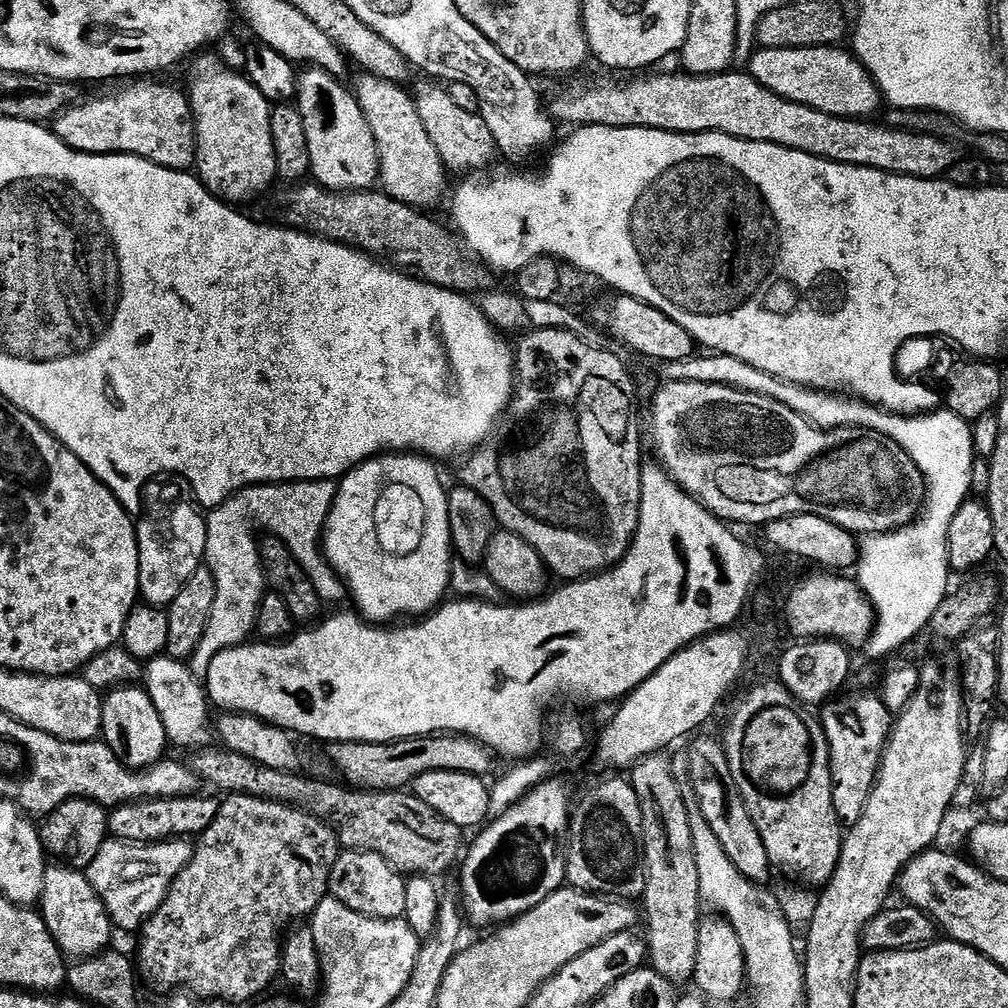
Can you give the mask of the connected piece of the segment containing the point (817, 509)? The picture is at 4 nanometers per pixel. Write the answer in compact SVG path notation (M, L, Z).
M674 381L665 383L656 392L652 400L652 440L656 443L656 456L664 463L666 471L672 475L671 483L688 495L699 500L704 507L725 522L736 524L757 524L763 526L771 520L777 520L790 514L819 514L830 522L842 526L853 534L883 534L911 524L918 515L922 497L925 495L924 477L916 468L913 457L906 455L889 436L879 436L868 428L815 428L806 418L794 414L790 406L782 406L782 402L774 398L759 396L758 393L744 392L726 385L703 384L702 382Z

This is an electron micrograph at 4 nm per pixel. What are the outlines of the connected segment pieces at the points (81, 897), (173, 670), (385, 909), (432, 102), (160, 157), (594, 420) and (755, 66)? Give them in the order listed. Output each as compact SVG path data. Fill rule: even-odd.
M67 866L45 867L44 885L38 901L38 911L65 957L85 960L97 956L109 947L114 933L112 919L94 886L85 873Z
M167 654L155 656L143 665L142 684L154 702L154 710L158 710L158 718L162 718L162 726L166 726L169 745L201 750L213 743L214 724L211 719L208 721L210 701L205 685L196 679L185 661L175 660Z
M341 851L332 867L328 890L332 897L350 910L370 918L399 920L406 910L405 877L395 872L386 858L373 852Z
M424 78L424 81L414 88L414 99L418 118L422 118L422 126L426 126L426 134L430 134L430 142L434 142L434 150L438 150L449 173L464 172L467 168L484 170L480 168L486 167L495 156L498 156L496 139L494 134L490 134L490 126L486 126L486 122L479 114L458 107L449 98L447 87Z
M136 78L125 83L128 85L117 92L69 104L54 121L57 138L75 152L85 152L91 156L137 156L175 172L189 171L196 163L196 119L192 117L192 103L181 89L179 92L168 84L155 84L152 80L155 79Z
M566 329L528 330L528 333L521 338L520 345L515 345L514 348L512 400L488 439L467 457L469 460L460 468L459 483L463 487L482 494L482 498L486 498L486 502L494 510L497 525L503 531L518 534L518 538L534 546L534 550L542 558L549 573L553 577L561 576L561 581L564 582L575 582L595 576L620 563L620 559L628 553L628 547L632 544L640 521L640 491L646 483L646 476L640 473L641 429L632 415L632 376L628 373L627 366L616 355L615 351L608 352L588 346L582 338L567 332Z
M840 46L822 48L761 48L751 53L746 65L747 71L766 90L786 98L790 102L798 102L802 106L810 106L822 114L831 116L847 116L849 118L872 118L876 111L881 111L882 97L880 88L872 80L871 74L856 59L851 51L843 52Z

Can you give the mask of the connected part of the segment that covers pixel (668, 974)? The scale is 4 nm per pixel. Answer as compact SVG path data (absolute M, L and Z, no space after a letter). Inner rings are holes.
M664 754L642 757L630 769L630 783L634 794L638 794L638 806L642 810L640 832L646 874L642 905L648 911L647 959L662 978L683 986L696 974L702 901L688 817L690 804L684 801L684 792L666 757Z

